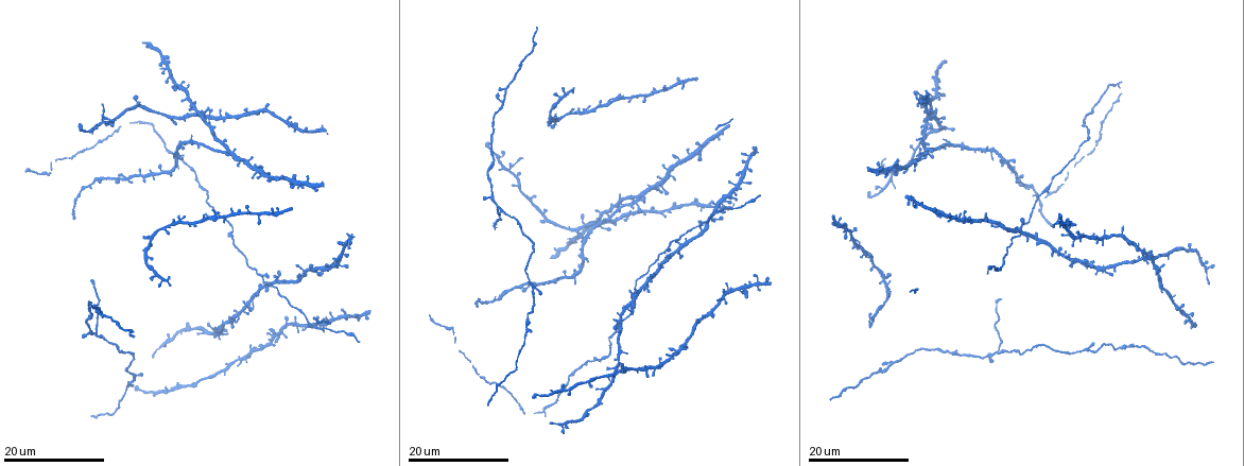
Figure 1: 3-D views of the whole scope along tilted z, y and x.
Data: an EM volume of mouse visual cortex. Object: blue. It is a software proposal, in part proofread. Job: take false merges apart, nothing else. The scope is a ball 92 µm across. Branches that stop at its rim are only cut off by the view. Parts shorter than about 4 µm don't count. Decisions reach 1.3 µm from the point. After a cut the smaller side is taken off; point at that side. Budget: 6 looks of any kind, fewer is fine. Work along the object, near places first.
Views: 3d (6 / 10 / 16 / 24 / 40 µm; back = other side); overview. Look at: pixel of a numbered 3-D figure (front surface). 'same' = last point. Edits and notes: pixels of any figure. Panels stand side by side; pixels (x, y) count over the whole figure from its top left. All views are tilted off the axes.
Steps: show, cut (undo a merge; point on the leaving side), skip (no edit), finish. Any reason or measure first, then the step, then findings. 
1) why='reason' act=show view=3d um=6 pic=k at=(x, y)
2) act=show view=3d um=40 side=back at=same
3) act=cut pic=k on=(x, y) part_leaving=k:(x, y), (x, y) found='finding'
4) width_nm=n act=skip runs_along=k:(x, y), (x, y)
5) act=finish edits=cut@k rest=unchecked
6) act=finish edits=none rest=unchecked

why='a fork' act=show view=3d um=16 pic=1 at=(331, 263)

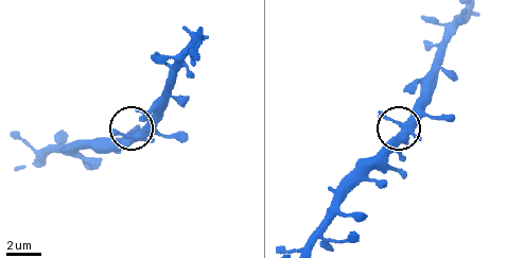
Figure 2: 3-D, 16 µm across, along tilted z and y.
act=show view=3d um=10 pic=2 at=(401, 126)

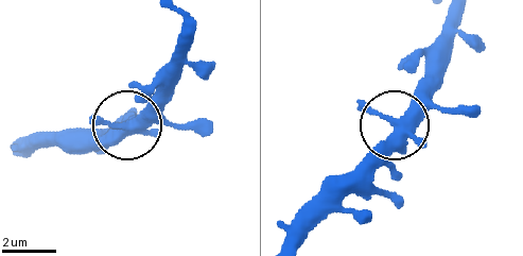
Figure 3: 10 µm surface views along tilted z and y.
width_nm=310 act=skip runs_along=3:(308, 238), (368, 174), (402, 113), (441, 80) found='continuous, no second neuron'

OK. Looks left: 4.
why='thin arm on a thick one' act=show view=3d um=16 pic=1 at=(1026, 233)

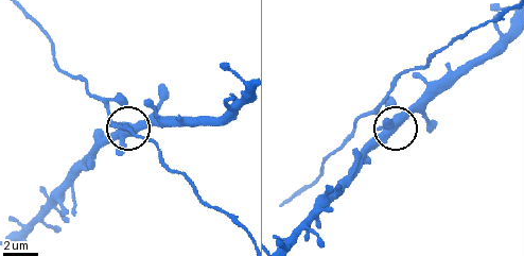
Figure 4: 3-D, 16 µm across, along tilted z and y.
act=show view=3d um=6 at=same

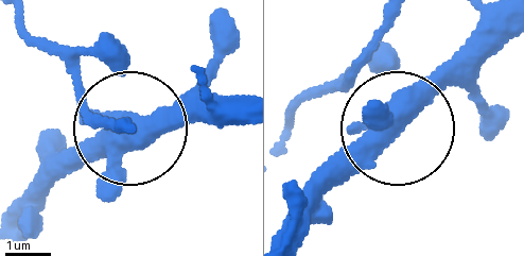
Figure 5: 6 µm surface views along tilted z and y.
act=show view=3d um=6 side=back at=same

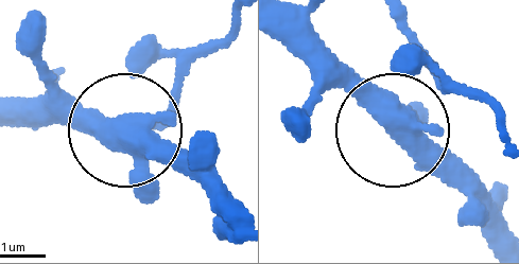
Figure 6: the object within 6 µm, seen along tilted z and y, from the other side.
width_nm=400 act=skip runs_along=6:(145, 130), (135, 132), (170, 104), (186, 58) found='one neuron here'

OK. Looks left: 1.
act=finish edits=none rest=unchecked

